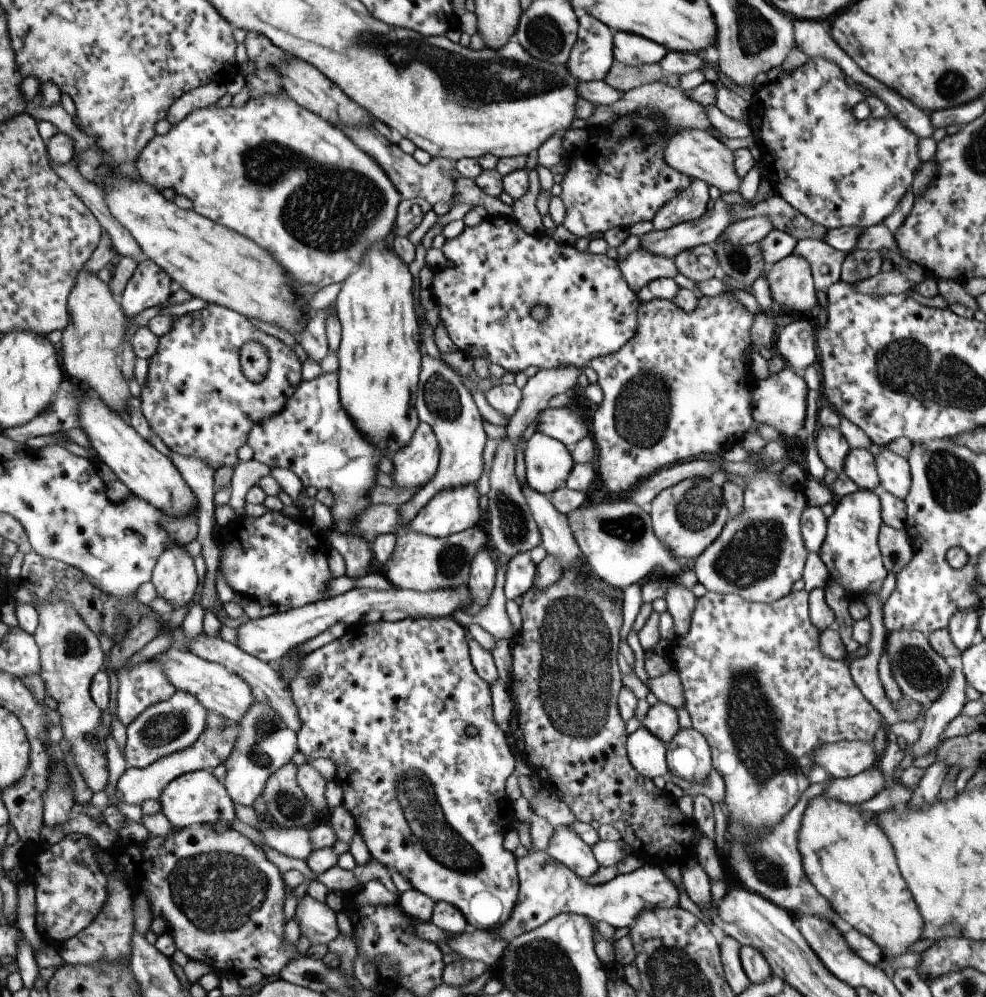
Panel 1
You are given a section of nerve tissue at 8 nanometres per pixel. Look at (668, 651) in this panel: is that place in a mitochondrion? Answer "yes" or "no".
no

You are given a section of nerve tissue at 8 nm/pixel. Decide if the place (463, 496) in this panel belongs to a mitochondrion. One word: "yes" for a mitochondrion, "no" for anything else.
no

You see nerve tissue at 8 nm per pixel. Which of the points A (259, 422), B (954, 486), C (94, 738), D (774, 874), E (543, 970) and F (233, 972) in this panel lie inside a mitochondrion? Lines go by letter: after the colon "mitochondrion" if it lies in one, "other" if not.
A: other
B: mitochondrion
C: other
D: mitochondrion
E: mitochondrion
F: other

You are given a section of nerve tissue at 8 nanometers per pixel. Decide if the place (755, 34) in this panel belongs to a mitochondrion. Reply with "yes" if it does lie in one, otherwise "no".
yes

